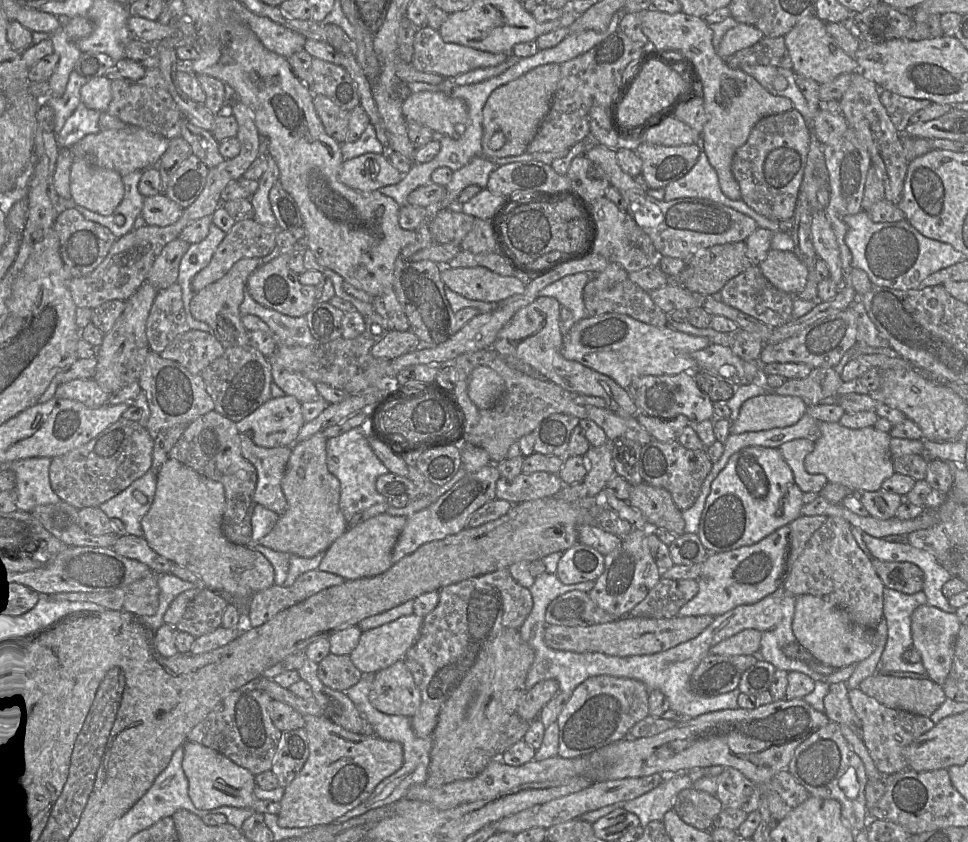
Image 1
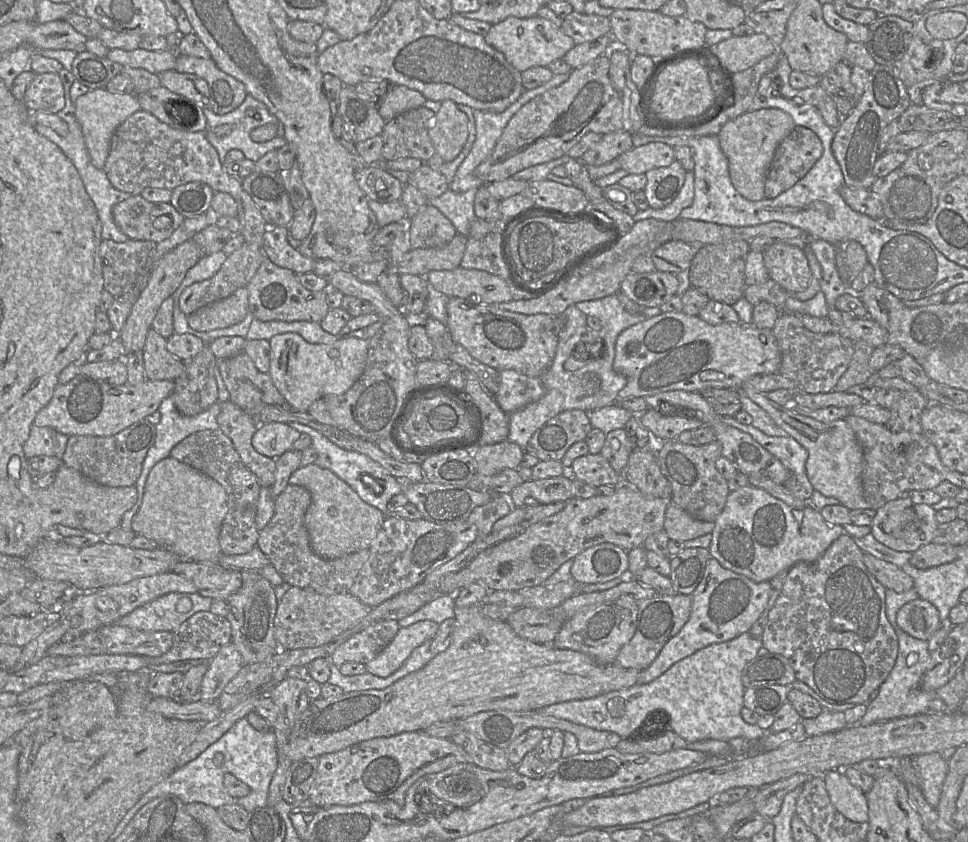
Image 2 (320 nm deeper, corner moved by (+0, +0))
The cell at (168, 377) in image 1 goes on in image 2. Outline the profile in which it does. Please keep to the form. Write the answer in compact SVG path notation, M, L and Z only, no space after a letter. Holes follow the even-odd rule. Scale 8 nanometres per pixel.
M149 329L142 349L146 379L174 381L184 372L184 362L167 350L166 343L167 339Z

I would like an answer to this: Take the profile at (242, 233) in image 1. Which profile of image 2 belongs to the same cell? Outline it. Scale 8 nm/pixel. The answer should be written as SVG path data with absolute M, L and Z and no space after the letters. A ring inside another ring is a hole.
M244 243L239 249L227 256L221 268L213 277L195 282L183 290L179 298L181 311L186 315L190 315L209 303L230 296L241 287L247 287L264 259L263 247L262 250L252 250L248 244Z

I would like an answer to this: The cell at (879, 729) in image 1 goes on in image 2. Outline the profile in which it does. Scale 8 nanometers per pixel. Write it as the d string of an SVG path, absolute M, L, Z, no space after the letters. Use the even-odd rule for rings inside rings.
M938 752L918 755L913 759L919 778L919 788L927 802L936 808L948 772L948 761Z

